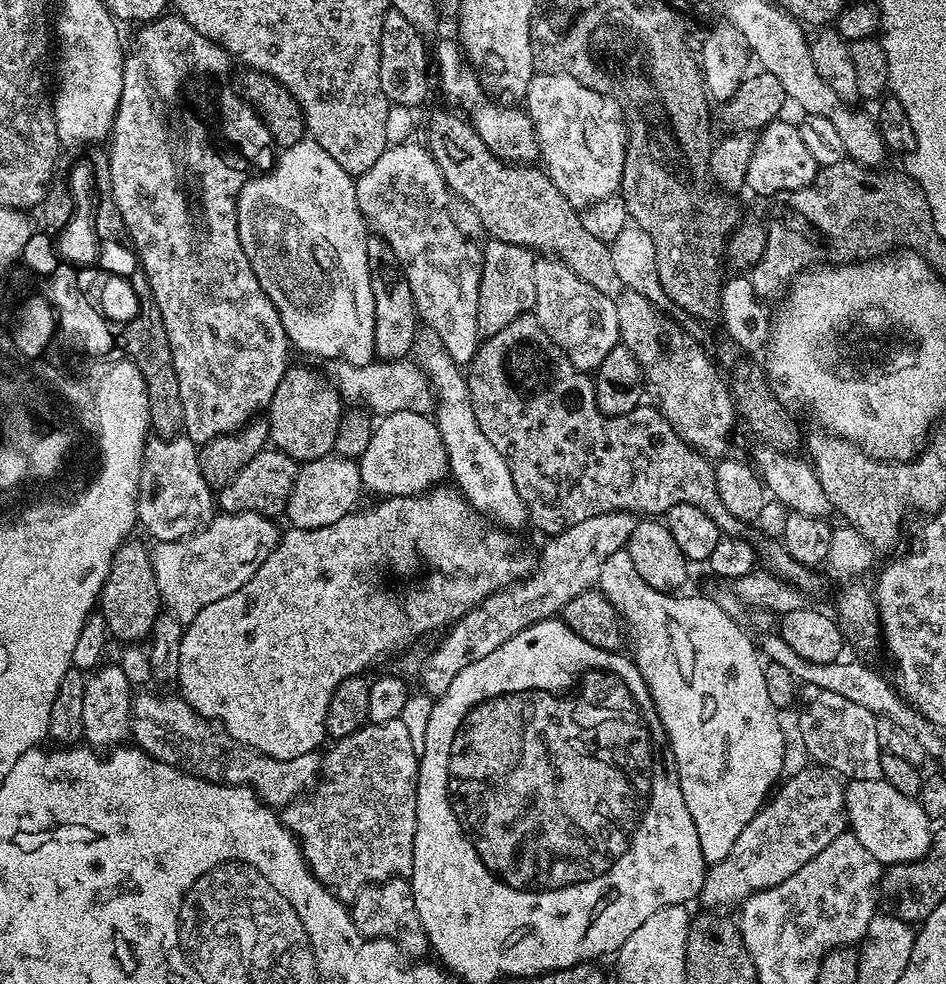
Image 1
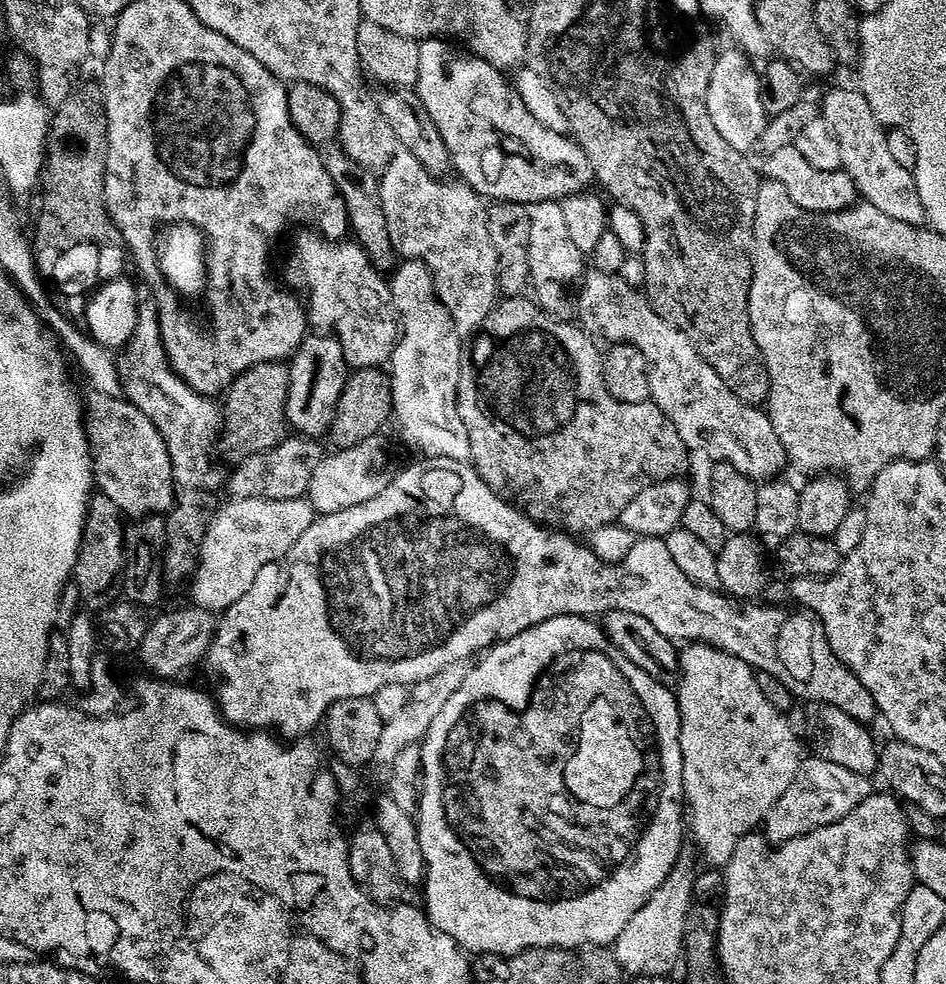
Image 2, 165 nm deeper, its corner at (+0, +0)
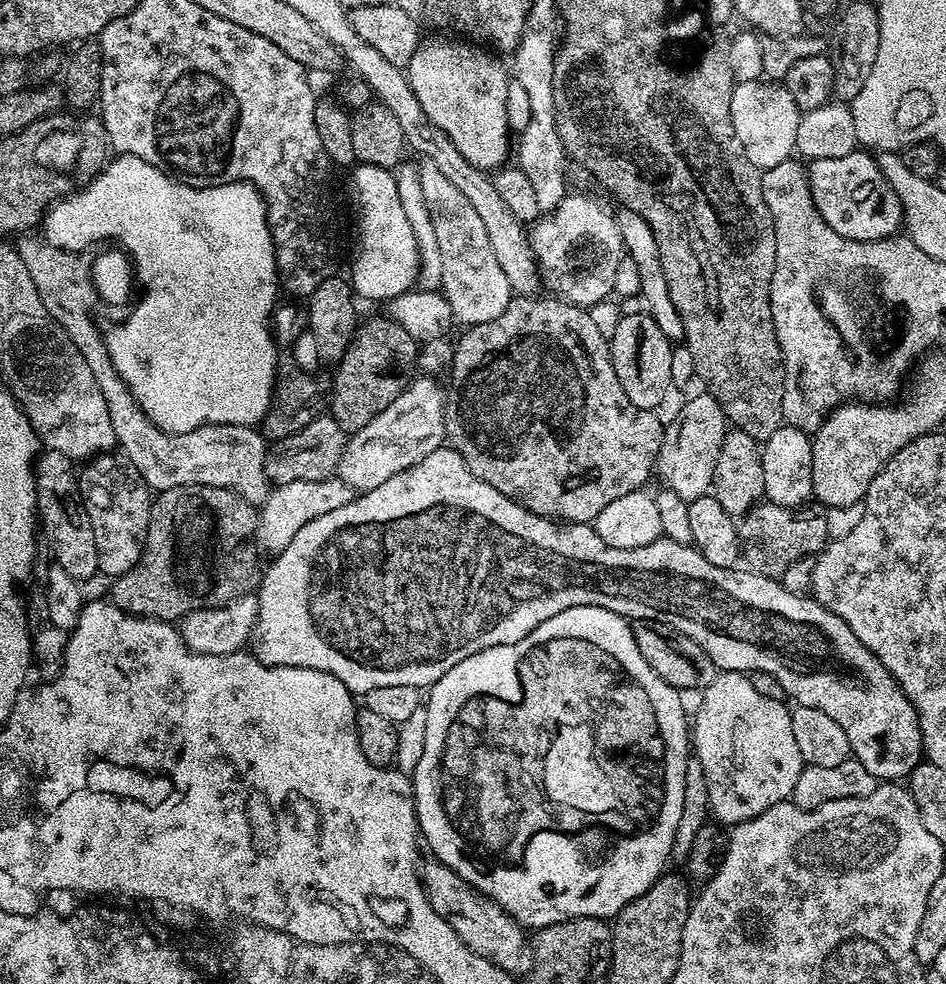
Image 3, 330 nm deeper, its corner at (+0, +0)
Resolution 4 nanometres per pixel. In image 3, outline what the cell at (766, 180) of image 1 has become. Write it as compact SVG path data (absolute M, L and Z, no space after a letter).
M857 150L846 154L843 158L822 158L811 161L807 165L808 189L814 198L814 206L818 206L818 214L830 226L830 230L838 230L842 238L851 240L881 240L887 236L897 235L904 223L904 208L900 204L898 194L886 182L882 174L877 157L867 156L864 150Z

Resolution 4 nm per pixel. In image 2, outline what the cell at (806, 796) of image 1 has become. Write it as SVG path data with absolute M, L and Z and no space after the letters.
M815 754L801 759L798 774L794 774L794 782L774 802L771 812L763 825L763 835L767 836L768 843L775 846L785 844L795 836L810 834L822 826L830 826L846 814L850 814L858 805L874 791L873 782L862 774L854 774L854 770L846 770L846 766L838 766L838 762L830 762Z

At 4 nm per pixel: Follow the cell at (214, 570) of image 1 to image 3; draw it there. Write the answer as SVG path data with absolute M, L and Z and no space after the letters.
M333 478L318 482L286 482L277 484L268 493L263 504L258 508L257 535L258 544L265 553L275 554L290 546L294 534L306 526L306 522L314 522L322 514L330 514L330 510L338 510L338 506L346 506L346 502L354 499L354 490L346 481Z

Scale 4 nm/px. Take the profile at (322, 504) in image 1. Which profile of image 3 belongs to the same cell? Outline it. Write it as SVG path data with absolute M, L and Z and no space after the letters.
M424 374L421 377L421 380L420 377L413 379L404 392L398 394L398 398L394 398L394 402L390 402L390 406L386 406L386 410L382 410L382 414L378 414L378 418L370 418L370 422L366 422L366 426L362 426L362 430L351 433L345 439L338 476L357 493L369 492L374 490L374 486L382 486L382 482L387 482L388 479L394 478L394 474L402 474L402 470L422 462L422 458L426 458L426 454L434 454L434 450L438 450L445 443L445 393L442 388L440 392L439 386L432 381L435 379L431 375Z

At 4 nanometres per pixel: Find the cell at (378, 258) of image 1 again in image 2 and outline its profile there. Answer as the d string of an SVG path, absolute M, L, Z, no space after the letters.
M332 146L323 153L324 169L330 174L330 182L334 182L336 192L342 198L348 215L348 226L355 243L368 256L368 261L377 270L395 269L398 263L396 251L392 248L390 234L386 230L386 214L382 214L380 201L380 182L377 173L366 166L358 166L339 146Z

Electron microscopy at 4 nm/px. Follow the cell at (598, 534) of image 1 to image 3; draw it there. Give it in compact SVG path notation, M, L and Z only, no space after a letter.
M705 394L688 400L676 412L672 421L667 421L662 438L660 453L656 459L655 475L661 476L663 487L674 490L678 497L690 501L697 500L700 496L709 495L714 478L714 466L718 462L718 450L722 450L722 438L726 431L726 417L724 407L719 404L715 396Z

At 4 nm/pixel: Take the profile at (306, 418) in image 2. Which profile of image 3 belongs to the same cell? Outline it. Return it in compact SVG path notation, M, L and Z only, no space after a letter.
M337 274L326 278L311 296L307 297L306 307L308 309L308 325L297 342L294 349L294 357L297 366L307 372L317 373L318 368L335 366L346 354L350 342L356 336L358 319L356 320L356 304L354 291L351 283Z

